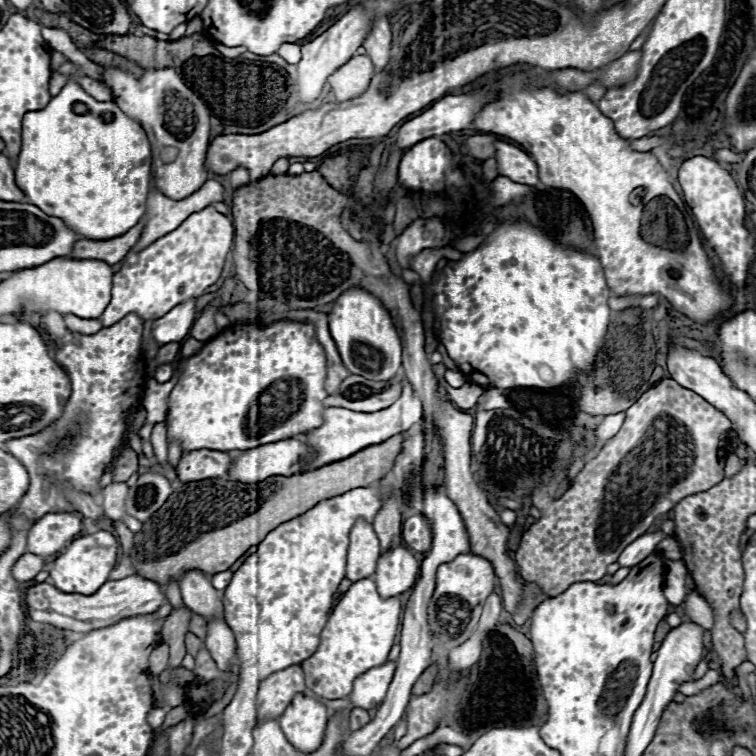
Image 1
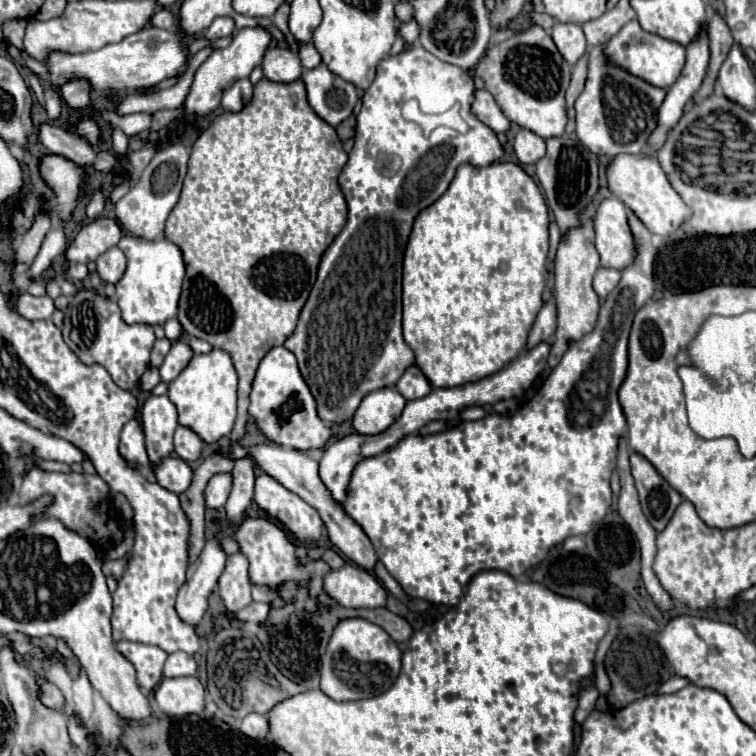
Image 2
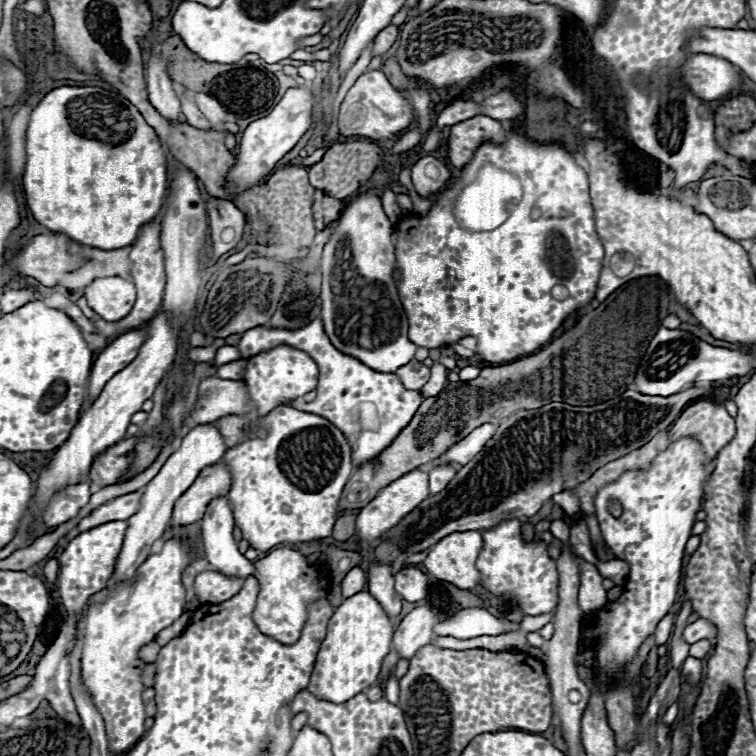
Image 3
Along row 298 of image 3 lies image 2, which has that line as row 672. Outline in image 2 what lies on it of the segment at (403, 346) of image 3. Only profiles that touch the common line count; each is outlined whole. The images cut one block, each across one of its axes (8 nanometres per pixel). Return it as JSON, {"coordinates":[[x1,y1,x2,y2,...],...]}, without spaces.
{"coordinates":[[346,618,338,622,326,648,320,690,336,702,362,700,386,692,398,678,402,668,402,652,384,628,362,618]]}

